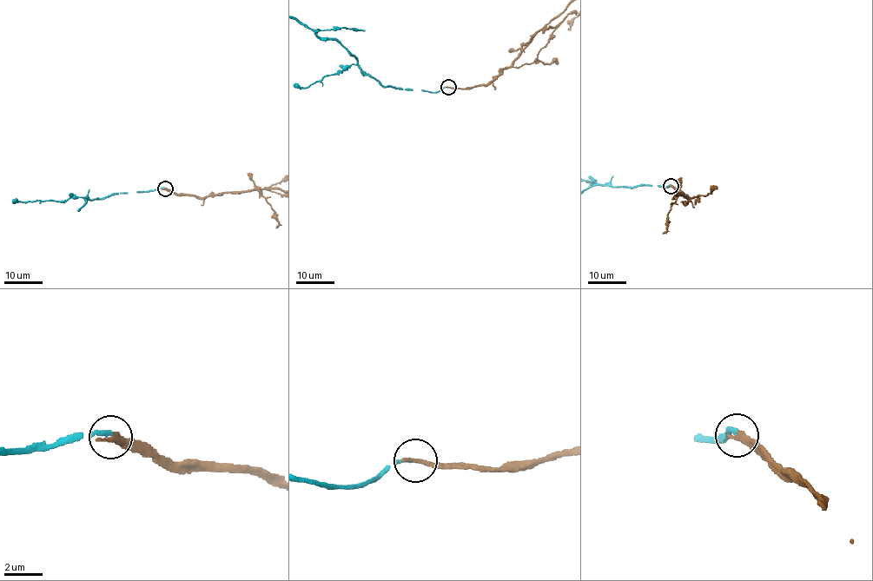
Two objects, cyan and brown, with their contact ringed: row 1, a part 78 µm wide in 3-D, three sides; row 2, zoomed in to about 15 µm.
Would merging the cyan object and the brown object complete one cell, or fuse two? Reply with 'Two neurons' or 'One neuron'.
One neuron

